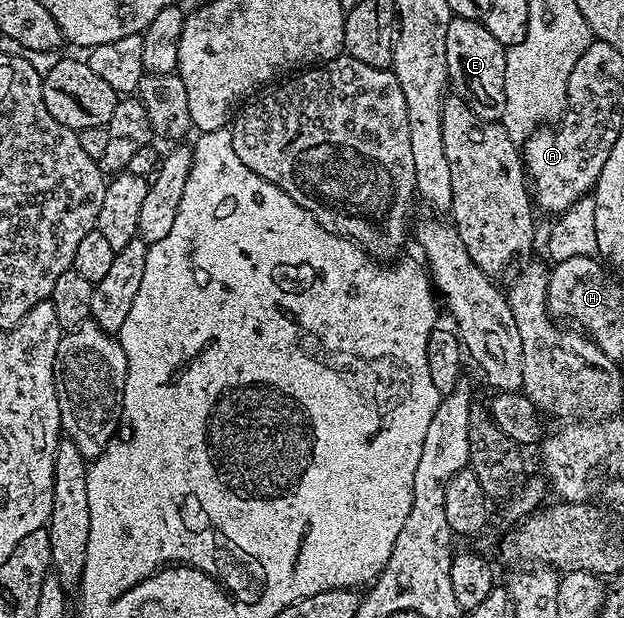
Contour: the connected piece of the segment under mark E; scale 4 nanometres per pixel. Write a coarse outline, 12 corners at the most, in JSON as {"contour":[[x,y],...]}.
{"contour":[[484,20],[447,27],[448,84],[481,121],[505,113],[506,46]]}

